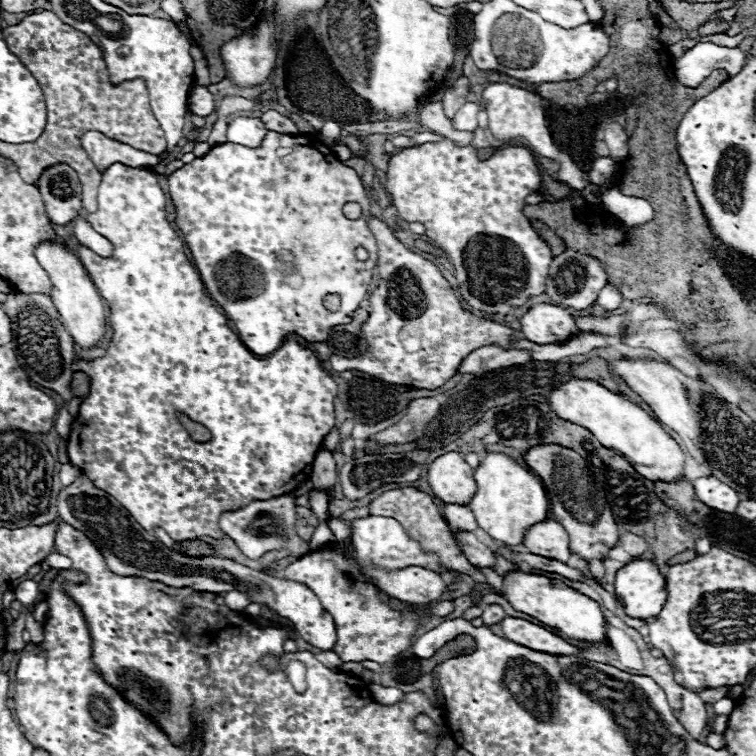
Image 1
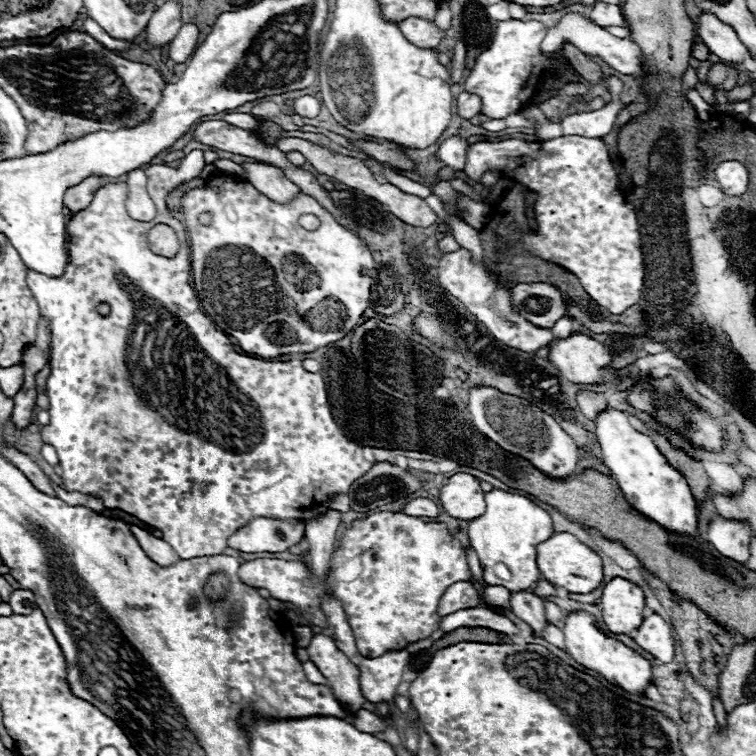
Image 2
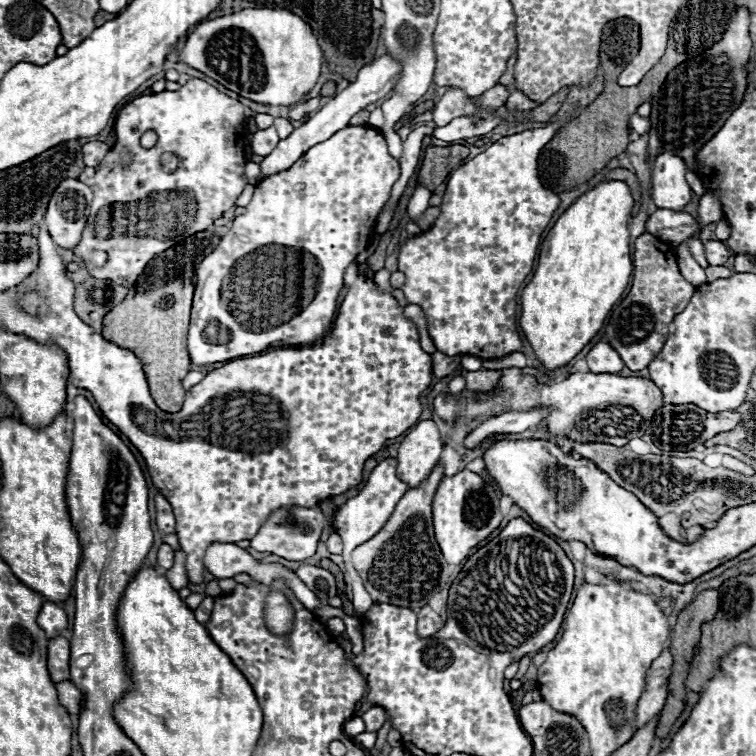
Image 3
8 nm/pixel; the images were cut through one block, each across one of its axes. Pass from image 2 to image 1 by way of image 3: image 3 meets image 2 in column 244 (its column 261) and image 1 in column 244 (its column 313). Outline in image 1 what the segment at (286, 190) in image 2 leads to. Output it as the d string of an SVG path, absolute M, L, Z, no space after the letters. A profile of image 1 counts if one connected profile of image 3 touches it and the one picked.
M236 116L228 126L228 142L236 142L242 146L260 146L266 132L268 130L264 128L260 118Z

